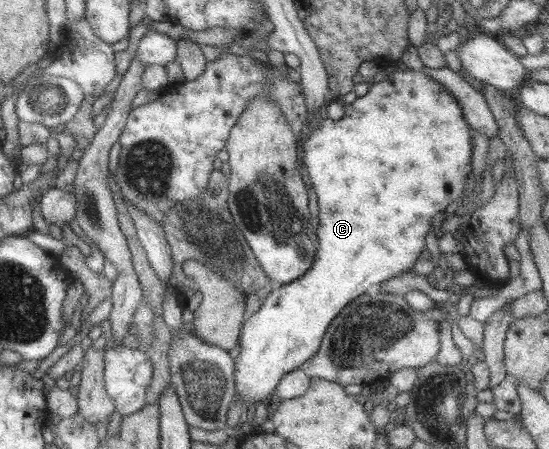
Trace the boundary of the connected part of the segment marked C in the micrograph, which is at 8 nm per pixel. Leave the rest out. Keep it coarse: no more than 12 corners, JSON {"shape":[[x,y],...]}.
{"shape":[[395,69],[302,162],[318,248],[243,321],[233,402],[410,271],[458,200],[456,97]]}

